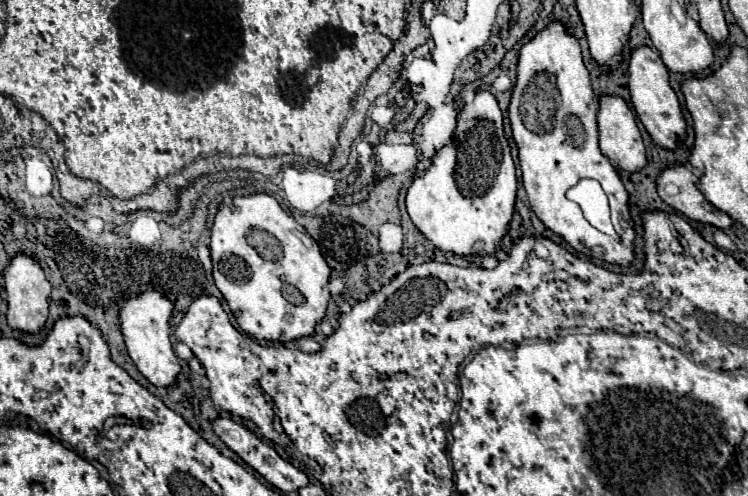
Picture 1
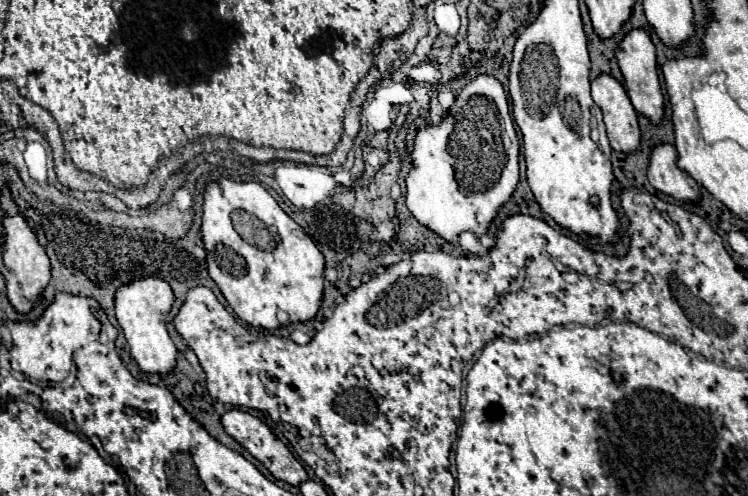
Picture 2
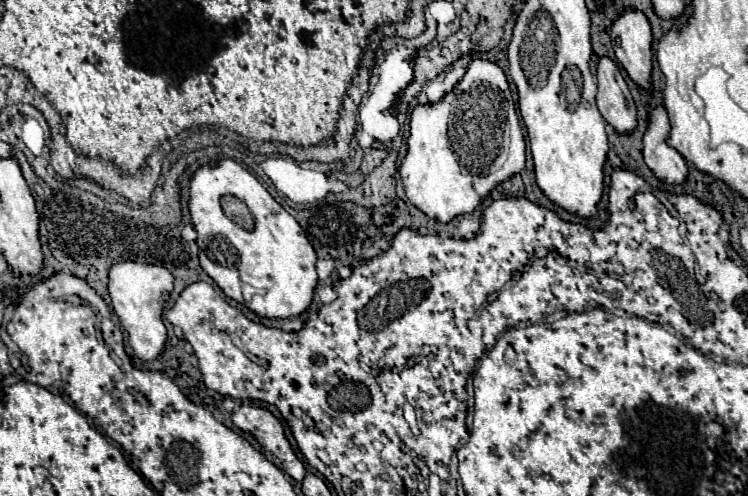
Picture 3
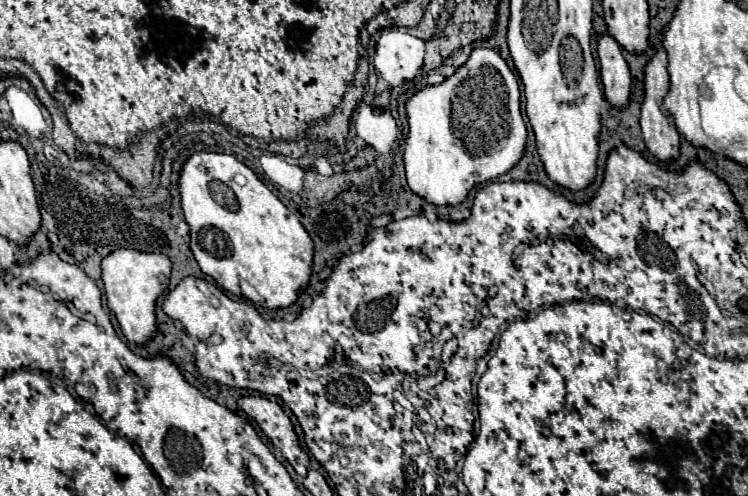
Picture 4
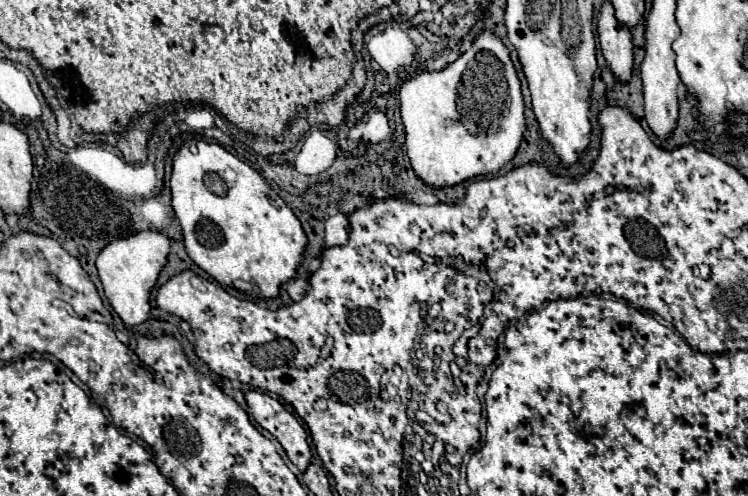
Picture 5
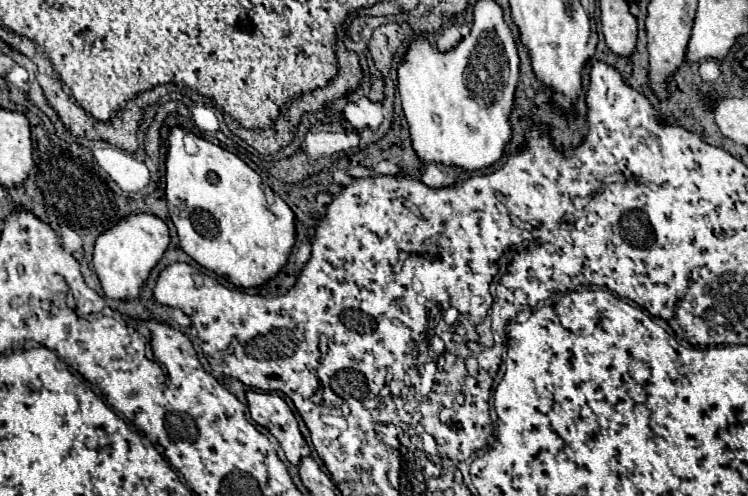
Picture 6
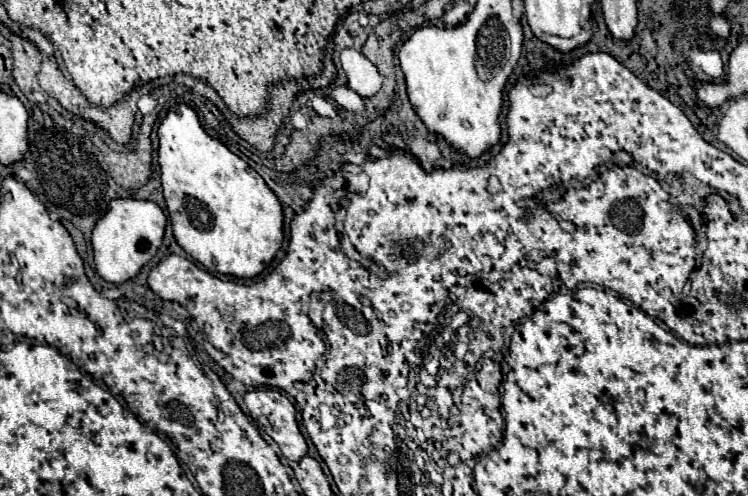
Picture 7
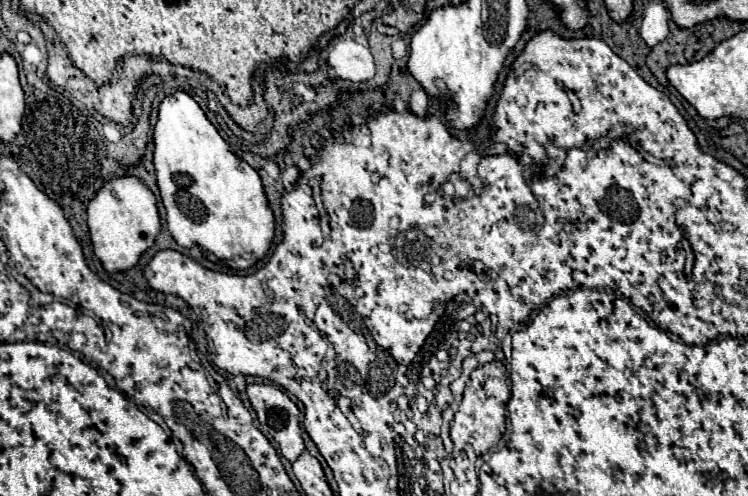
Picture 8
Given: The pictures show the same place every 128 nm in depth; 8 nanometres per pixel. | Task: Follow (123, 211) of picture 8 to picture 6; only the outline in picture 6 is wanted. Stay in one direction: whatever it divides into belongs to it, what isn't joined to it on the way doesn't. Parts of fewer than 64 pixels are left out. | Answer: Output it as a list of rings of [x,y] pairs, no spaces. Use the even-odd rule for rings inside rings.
[[[134,214],[120,220],[112,230],[98,236],[94,246],[94,272],[100,278],[102,290],[112,300],[136,300],[142,292],[152,268],[160,262],[170,244],[168,226],[152,214]]]

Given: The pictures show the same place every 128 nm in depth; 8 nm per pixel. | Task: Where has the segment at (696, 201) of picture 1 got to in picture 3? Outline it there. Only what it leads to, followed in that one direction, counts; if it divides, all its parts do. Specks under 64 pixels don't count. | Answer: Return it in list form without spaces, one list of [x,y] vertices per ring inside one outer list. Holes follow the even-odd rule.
[[[664,106],[650,114],[650,126],[644,134],[644,162],[654,176],[666,184],[684,184],[688,176],[686,160],[668,144],[668,116]]]

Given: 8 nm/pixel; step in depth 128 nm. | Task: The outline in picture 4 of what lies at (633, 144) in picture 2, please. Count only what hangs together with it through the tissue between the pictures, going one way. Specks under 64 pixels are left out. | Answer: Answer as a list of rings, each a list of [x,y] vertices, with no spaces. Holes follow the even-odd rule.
[[[612,36],[598,38],[598,60],[606,102],[612,108],[626,108],[630,102],[632,78],[628,64],[622,58],[622,48]]]

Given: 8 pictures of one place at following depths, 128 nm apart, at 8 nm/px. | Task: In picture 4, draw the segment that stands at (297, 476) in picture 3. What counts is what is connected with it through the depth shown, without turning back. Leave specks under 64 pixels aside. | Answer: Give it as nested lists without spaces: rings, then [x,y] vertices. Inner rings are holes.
[[[260,394],[242,396],[238,400],[238,408],[260,426],[260,430],[270,438],[274,448],[278,448],[282,456],[290,462],[294,472],[298,476],[306,476],[308,454],[300,448],[294,426],[284,410],[276,402],[270,402],[266,396]]]

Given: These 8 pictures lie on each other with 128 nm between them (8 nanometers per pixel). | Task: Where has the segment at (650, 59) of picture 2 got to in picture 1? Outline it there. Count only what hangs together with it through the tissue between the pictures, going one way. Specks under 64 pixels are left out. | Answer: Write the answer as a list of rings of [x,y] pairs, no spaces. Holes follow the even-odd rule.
[[[640,46],[630,56],[628,72],[630,72],[628,88],[630,88],[632,104],[634,104],[634,110],[640,118],[640,122],[652,136],[654,144],[658,144],[664,150],[676,150],[678,142],[682,142],[686,138],[686,120],[684,120],[680,102],[678,102],[678,96],[670,86],[668,70],[666,70],[662,58],[658,56],[658,52],[652,52],[648,46]]]

